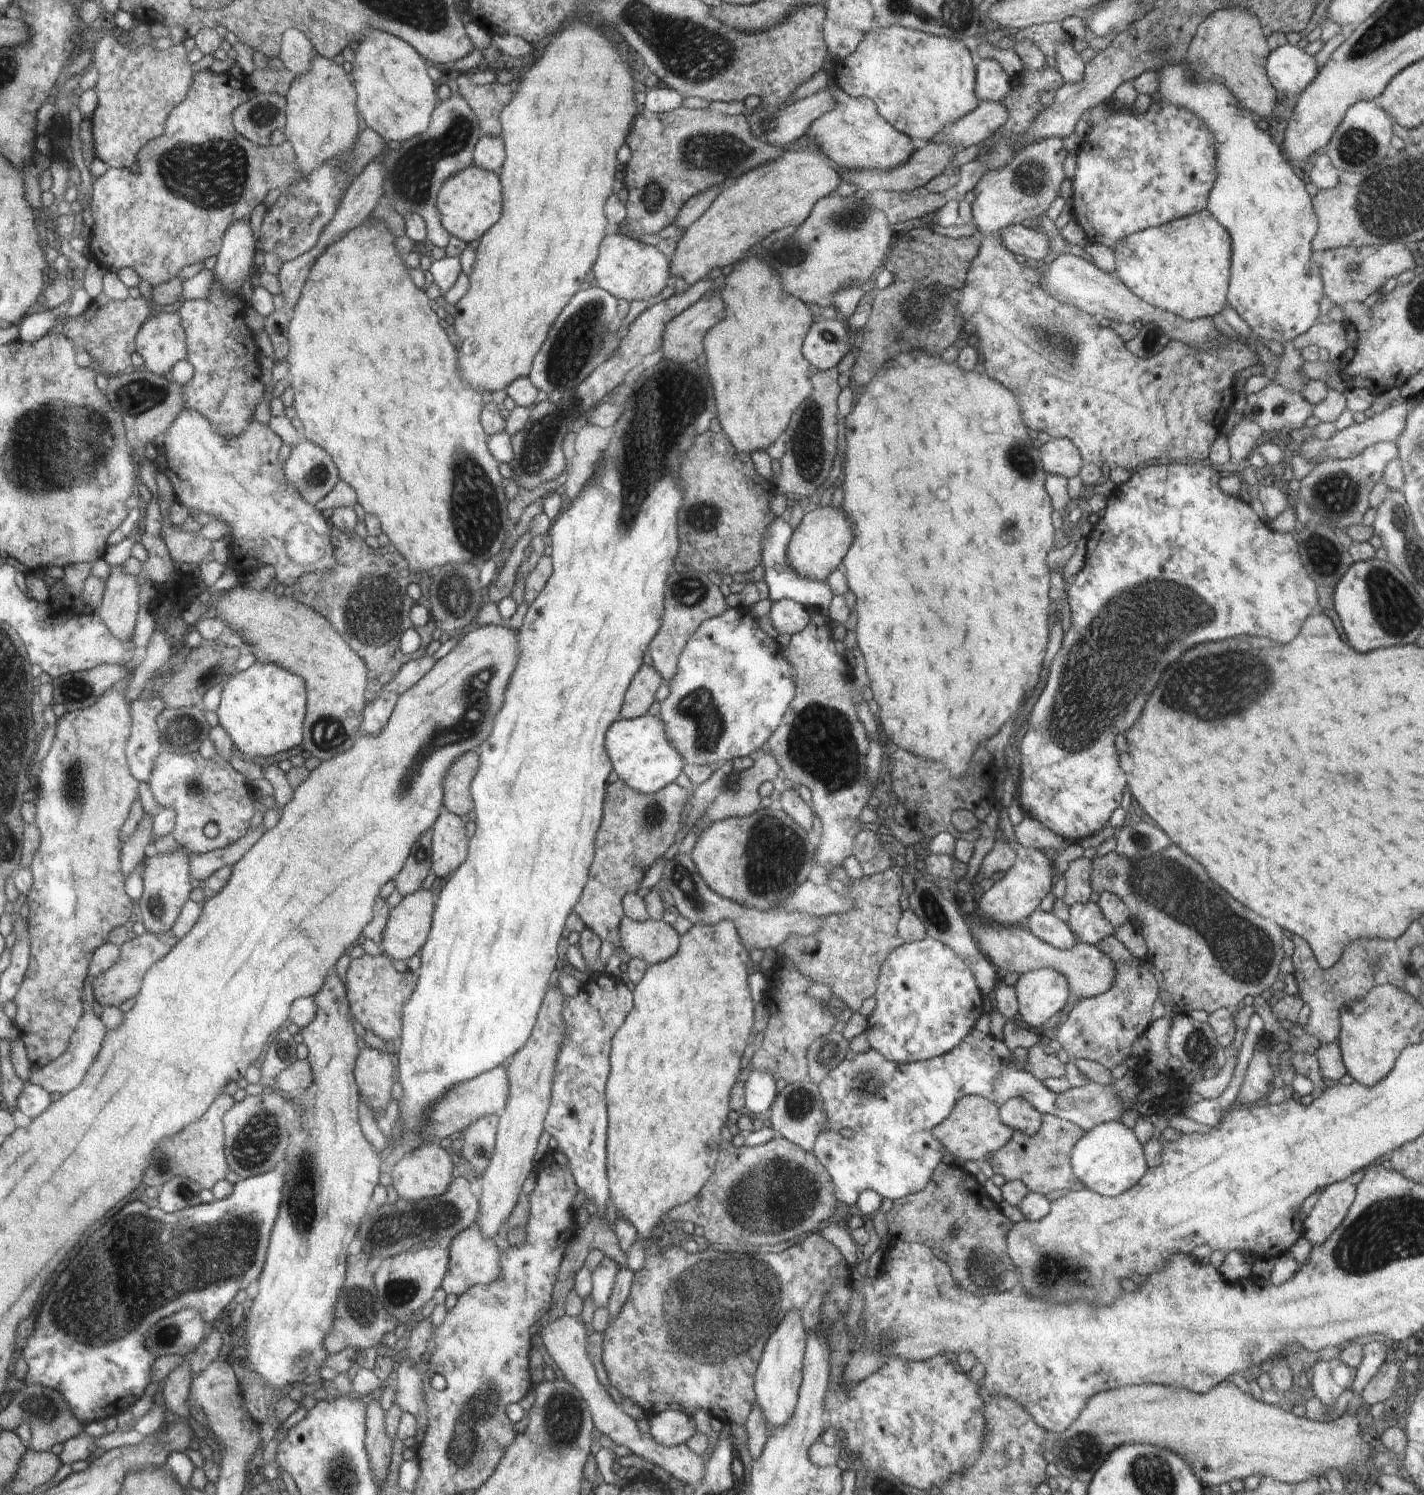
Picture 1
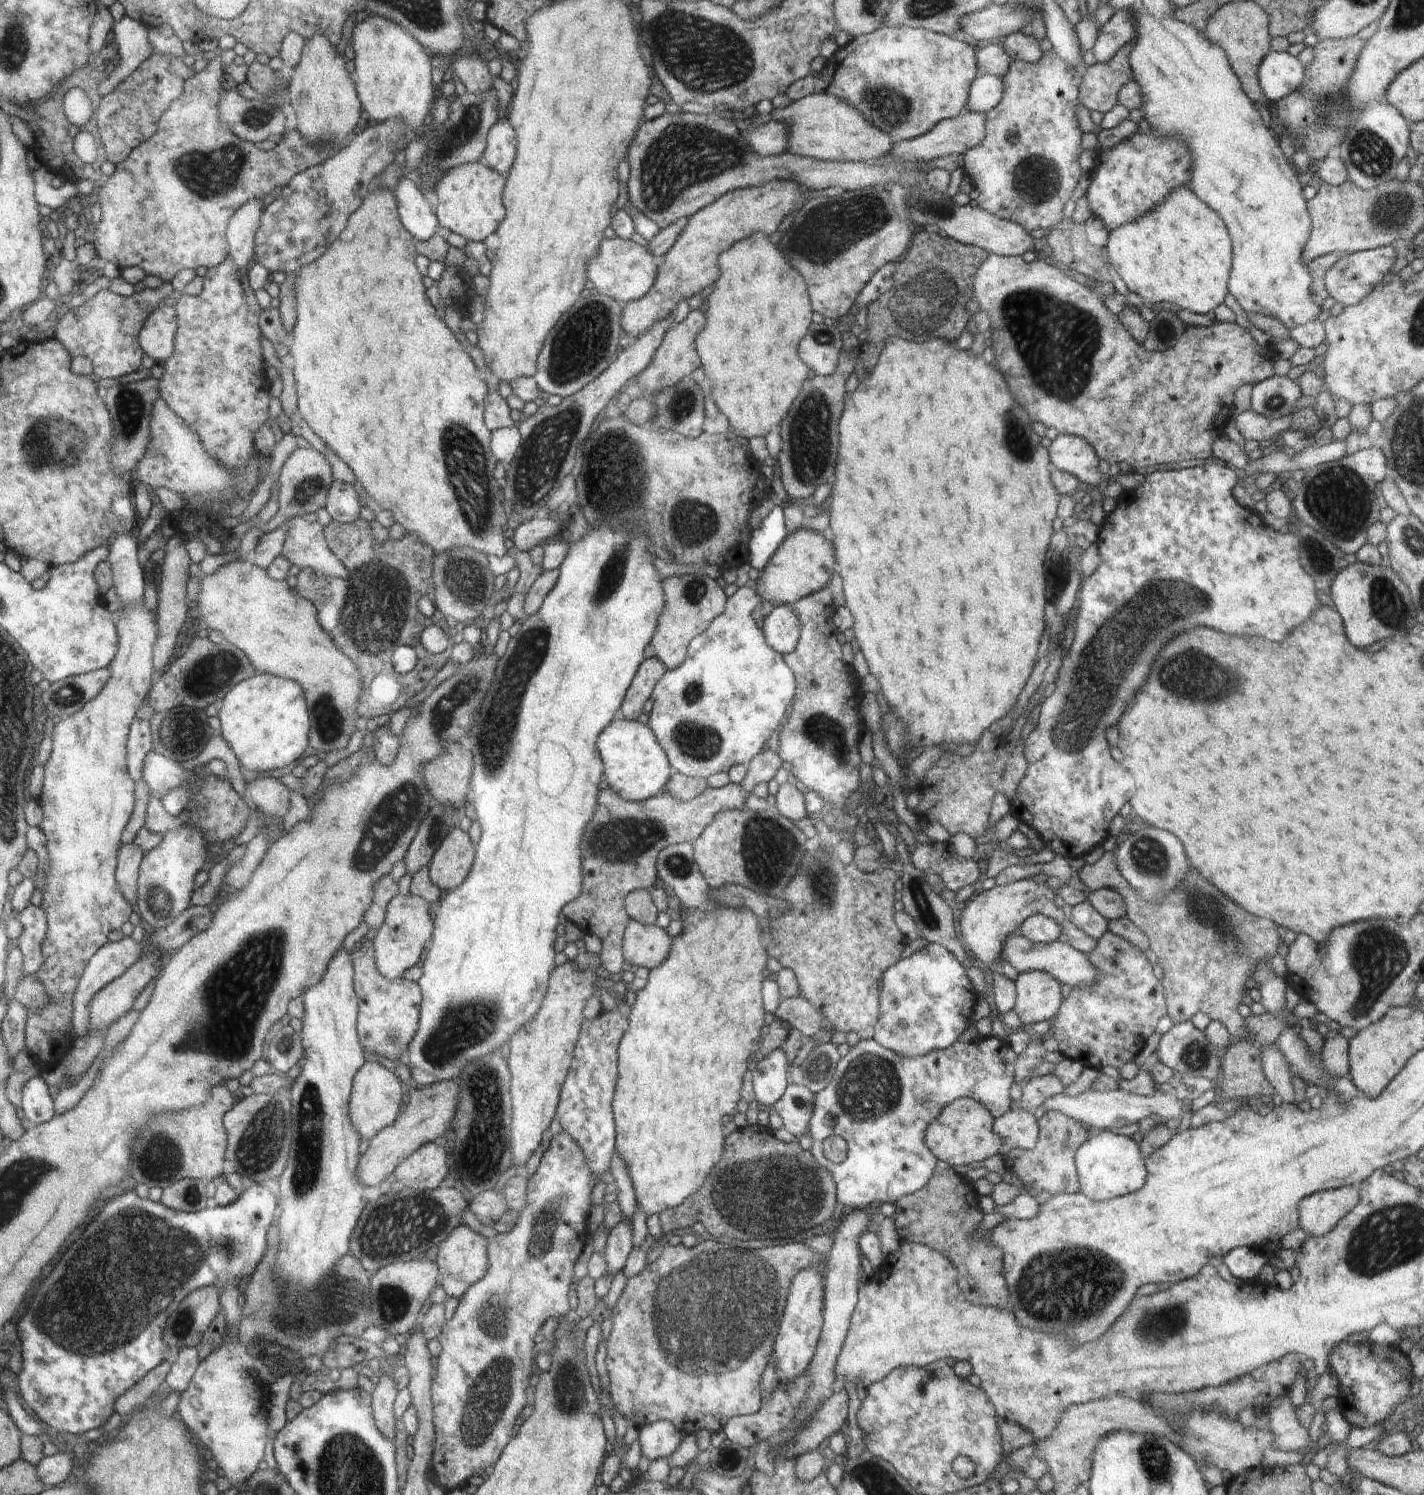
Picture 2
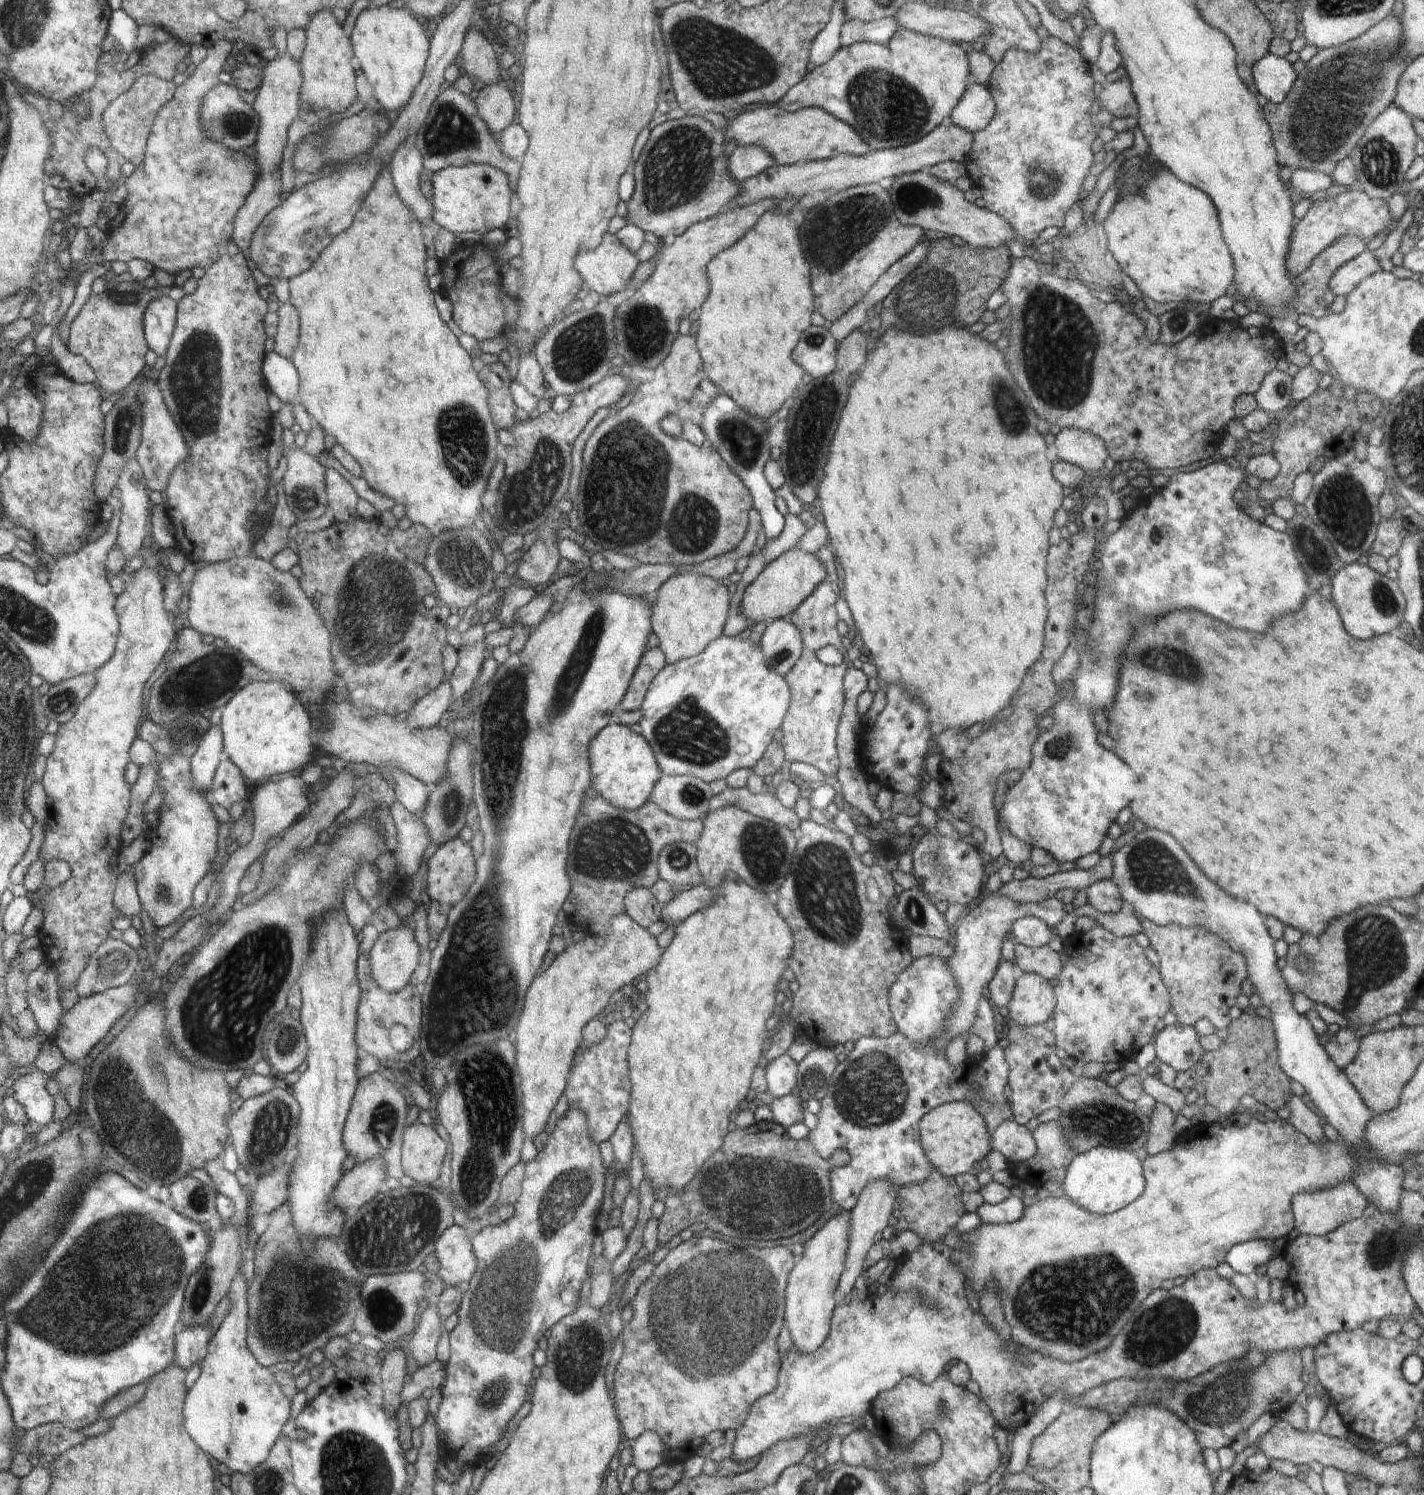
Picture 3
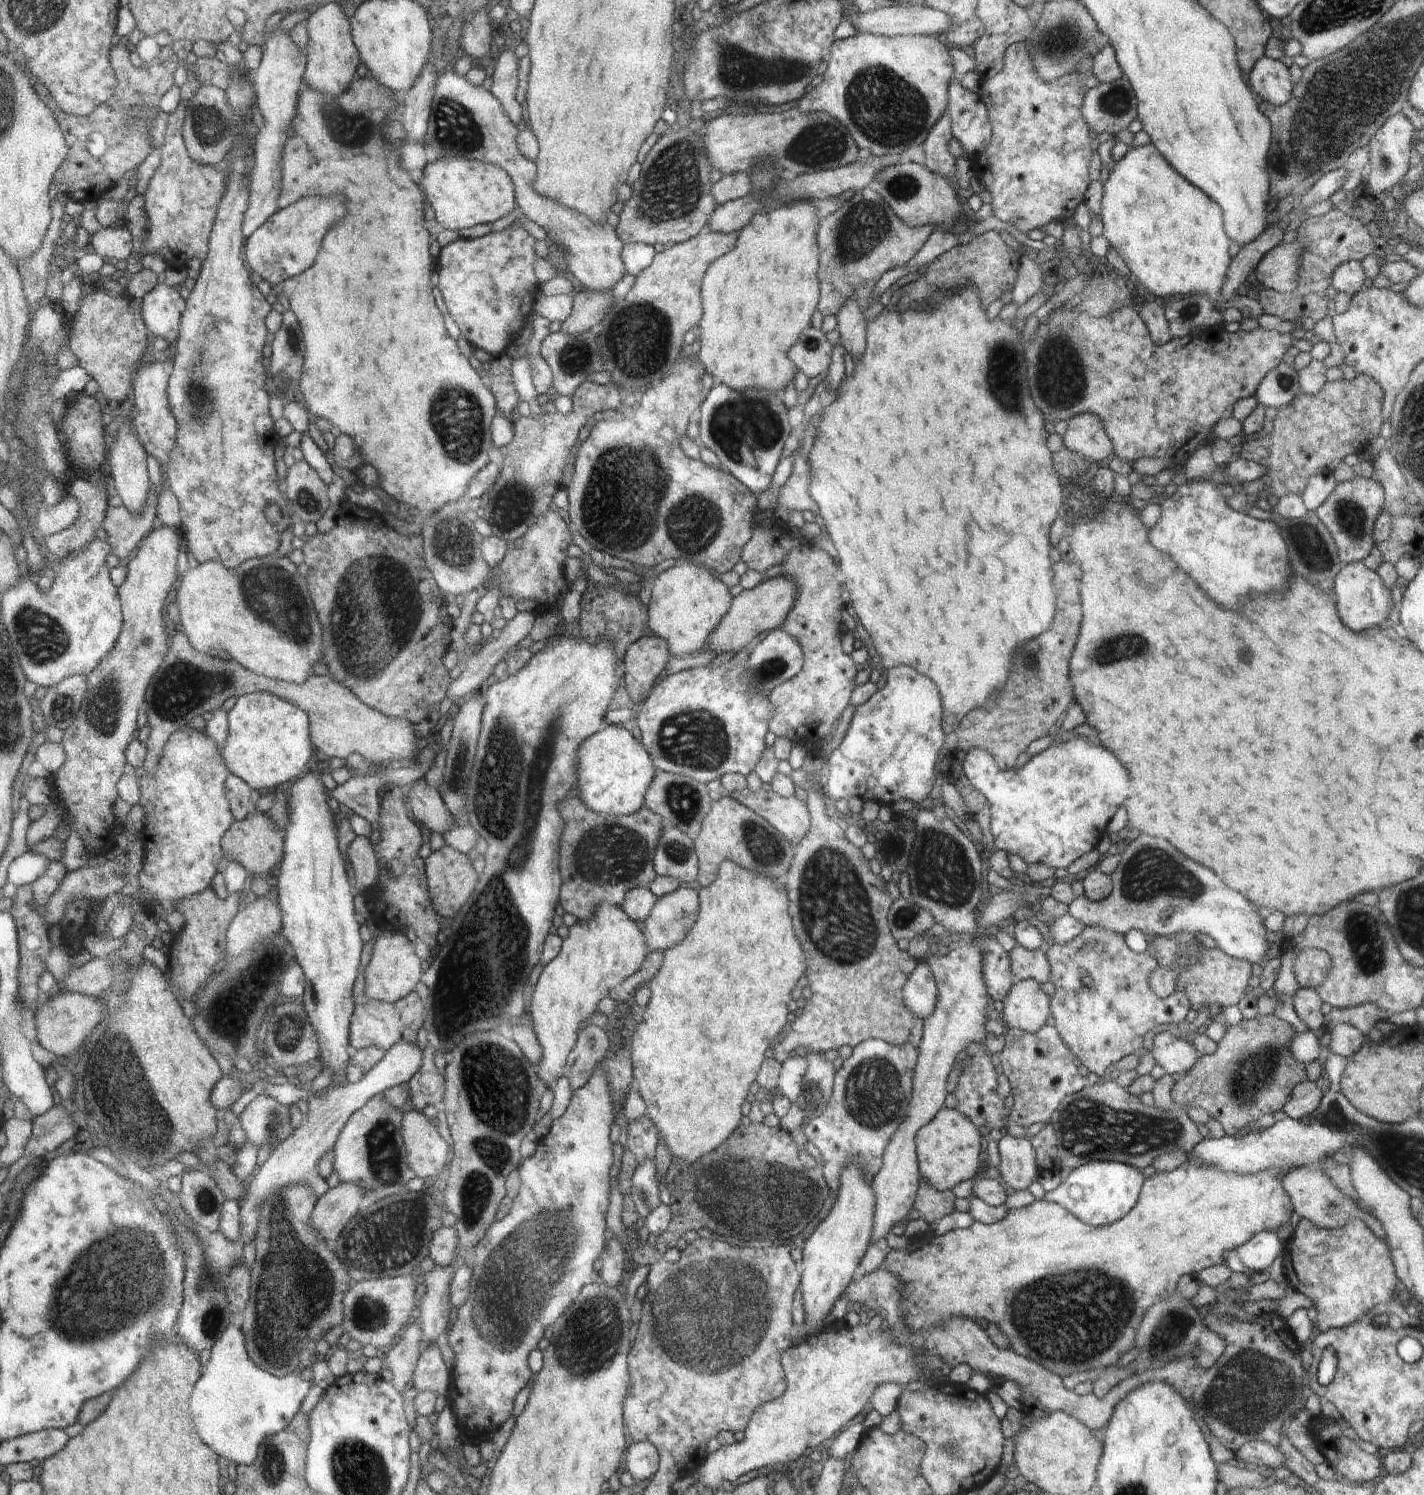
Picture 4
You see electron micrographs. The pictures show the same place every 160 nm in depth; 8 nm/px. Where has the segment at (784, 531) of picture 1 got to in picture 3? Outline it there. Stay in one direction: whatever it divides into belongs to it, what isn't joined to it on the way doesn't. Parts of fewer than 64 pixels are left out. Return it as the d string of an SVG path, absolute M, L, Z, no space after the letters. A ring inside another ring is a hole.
M722 392L713 398L710 404L699 413L700 428L705 430L706 438L711 445L721 454L721 457L729 464L730 468L740 476L748 490L754 497L754 508L761 516L762 530L767 540L780 536L785 525L785 516L774 505L775 494L768 484L763 470L770 458L770 446L768 446L768 426L766 421L758 415L738 406L730 395Z

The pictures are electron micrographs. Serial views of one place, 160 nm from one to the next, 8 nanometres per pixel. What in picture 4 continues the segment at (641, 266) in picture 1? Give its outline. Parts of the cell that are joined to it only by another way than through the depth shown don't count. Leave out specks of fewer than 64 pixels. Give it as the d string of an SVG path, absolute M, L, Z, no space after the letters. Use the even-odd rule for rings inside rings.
M448 68L442 72L435 86L427 133L425 134L428 146L434 150L436 158L463 156L501 166L510 174L517 185L517 203L522 214L534 224L543 228L547 232L549 241L563 249L565 262L568 263L567 275L578 287L590 289L591 291L611 291L616 282L628 272L624 259L621 257L621 253L624 251L622 238L610 223L592 223L584 213L567 207L550 197L545 197L535 190L535 182L538 176L537 163L527 159L521 153L520 147L517 145L518 133L520 133L520 129L511 120L508 120L501 102L495 96L492 96L491 92L488 92L487 89L484 90L482 85L468 84L466 77L459 75L455 70Z

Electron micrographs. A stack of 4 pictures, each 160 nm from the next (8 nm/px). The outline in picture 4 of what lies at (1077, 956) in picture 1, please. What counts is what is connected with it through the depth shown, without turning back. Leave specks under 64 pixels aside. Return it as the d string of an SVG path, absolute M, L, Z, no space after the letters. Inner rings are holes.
M1017 944L1009 952L1009 965L1015 980L1032 979L1044 985L1052 976L1052 966L1045 949L1031 951Z

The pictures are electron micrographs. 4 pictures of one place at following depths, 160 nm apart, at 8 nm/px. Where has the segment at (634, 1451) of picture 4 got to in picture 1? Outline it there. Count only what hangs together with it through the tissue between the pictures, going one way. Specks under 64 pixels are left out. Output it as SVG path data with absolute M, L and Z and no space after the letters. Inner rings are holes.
M666 1409L658 1414L648 1414L647 1417L652 1438L668 1448L684 1445L698 1431L694 1419L680 1411Z

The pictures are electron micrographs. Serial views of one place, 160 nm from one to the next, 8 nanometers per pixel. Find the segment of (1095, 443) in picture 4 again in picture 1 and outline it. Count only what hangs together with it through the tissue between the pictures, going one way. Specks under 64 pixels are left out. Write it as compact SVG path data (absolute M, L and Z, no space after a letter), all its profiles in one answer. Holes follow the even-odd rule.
M1054 437L1039 448L1041 463L1047 473L1067 479L1078 476L1085 464L1075 444L1067 438Z

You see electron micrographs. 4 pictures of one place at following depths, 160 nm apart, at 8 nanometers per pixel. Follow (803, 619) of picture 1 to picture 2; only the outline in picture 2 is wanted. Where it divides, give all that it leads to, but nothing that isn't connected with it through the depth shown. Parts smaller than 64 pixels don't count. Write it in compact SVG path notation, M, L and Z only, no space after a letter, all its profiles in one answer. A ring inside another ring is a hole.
M776 605L765 618L762 630L769 645L782 656L793 653L800 640L801 622L792 605Z

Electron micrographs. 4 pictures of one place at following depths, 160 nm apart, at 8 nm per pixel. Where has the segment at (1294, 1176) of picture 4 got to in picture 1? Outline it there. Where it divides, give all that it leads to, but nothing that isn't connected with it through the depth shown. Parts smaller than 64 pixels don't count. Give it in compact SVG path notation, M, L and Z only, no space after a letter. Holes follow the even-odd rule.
M1338 1181L1324 1187L1302 1225L1302 1236L1313 1246L1324 1244L1346 1218L1356 1193L1355 1185L1348 1181Z

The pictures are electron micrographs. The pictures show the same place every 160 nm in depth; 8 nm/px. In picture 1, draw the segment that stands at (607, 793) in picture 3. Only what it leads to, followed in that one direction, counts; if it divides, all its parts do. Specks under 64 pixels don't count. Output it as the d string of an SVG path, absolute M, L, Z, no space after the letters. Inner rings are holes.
M645 714L633 719L618 719L606 732L606 752L612 768L630 788L644 794L654 794L674 783L684 770L684 756L676 750L666 734L660 716Z

